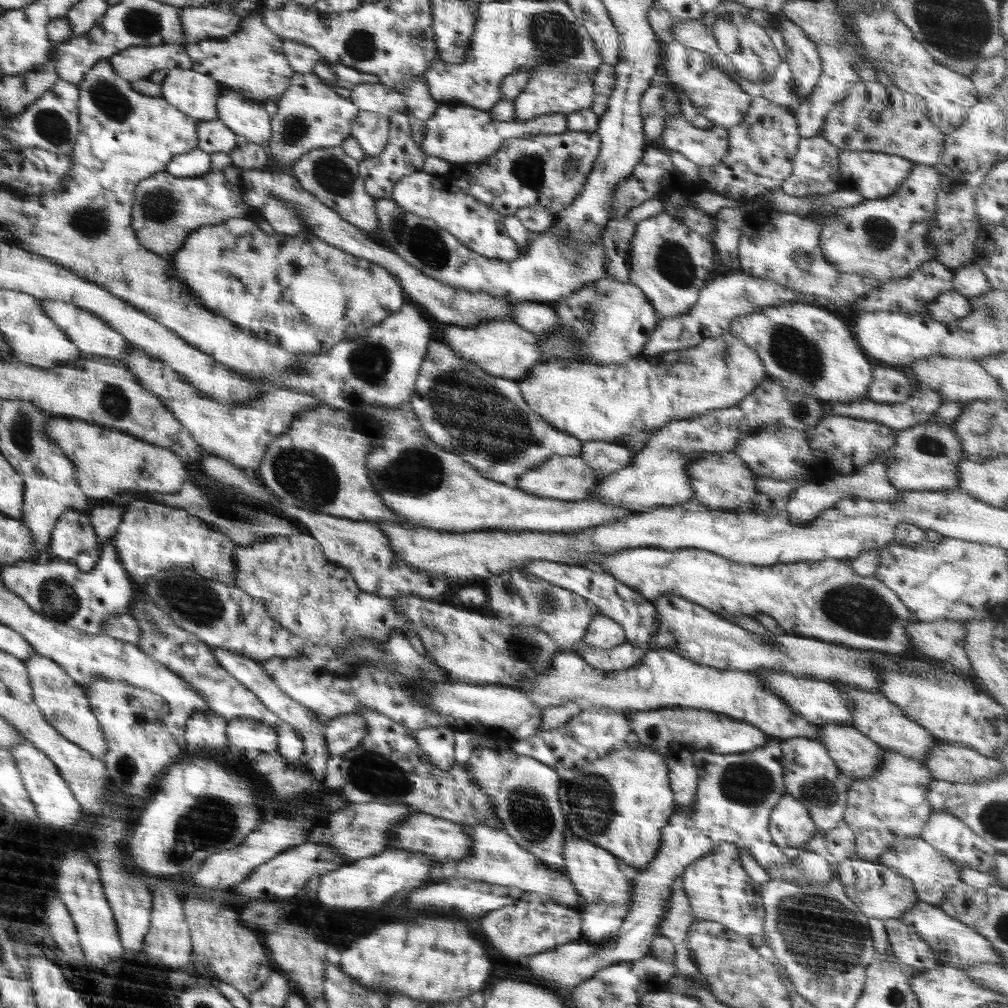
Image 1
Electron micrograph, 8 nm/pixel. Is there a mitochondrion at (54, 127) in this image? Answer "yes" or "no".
yes

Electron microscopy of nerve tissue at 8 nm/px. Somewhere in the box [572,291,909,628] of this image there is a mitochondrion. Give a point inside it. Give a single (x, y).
(791, 349)

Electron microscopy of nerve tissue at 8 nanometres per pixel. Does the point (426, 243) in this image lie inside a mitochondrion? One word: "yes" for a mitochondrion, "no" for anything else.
yes

